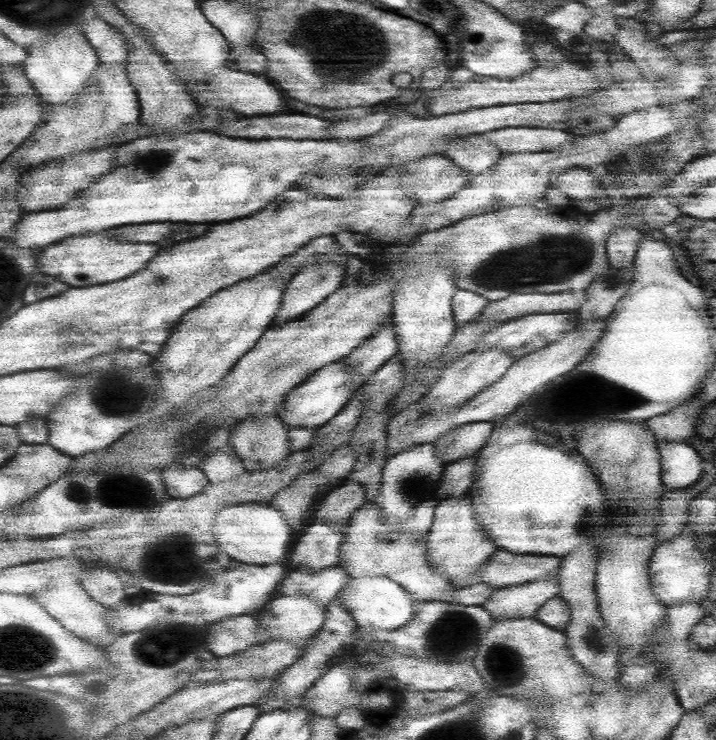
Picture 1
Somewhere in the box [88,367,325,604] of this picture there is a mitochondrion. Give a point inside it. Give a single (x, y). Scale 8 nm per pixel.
(171, 563)

